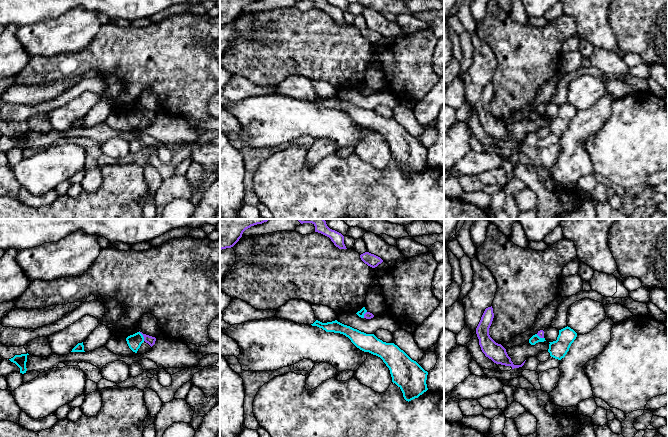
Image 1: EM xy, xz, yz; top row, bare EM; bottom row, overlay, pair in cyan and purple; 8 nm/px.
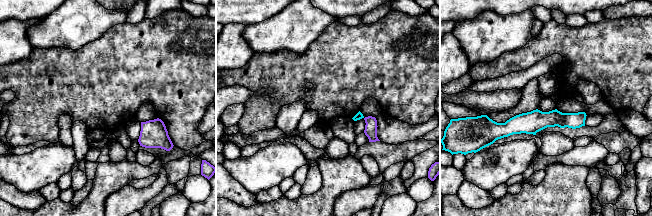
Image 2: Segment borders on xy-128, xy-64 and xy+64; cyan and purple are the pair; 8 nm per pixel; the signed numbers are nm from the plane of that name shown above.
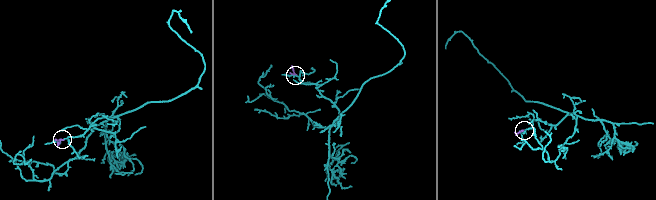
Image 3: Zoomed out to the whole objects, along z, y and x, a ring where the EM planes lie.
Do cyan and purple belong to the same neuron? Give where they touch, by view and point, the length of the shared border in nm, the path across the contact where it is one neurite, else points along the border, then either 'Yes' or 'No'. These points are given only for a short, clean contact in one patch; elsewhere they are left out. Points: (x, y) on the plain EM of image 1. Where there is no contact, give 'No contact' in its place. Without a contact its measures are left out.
Touches cyan at xy (142, 112). Shared border 90 nm. Boundary: xy (139, 107), (144, 116). No

